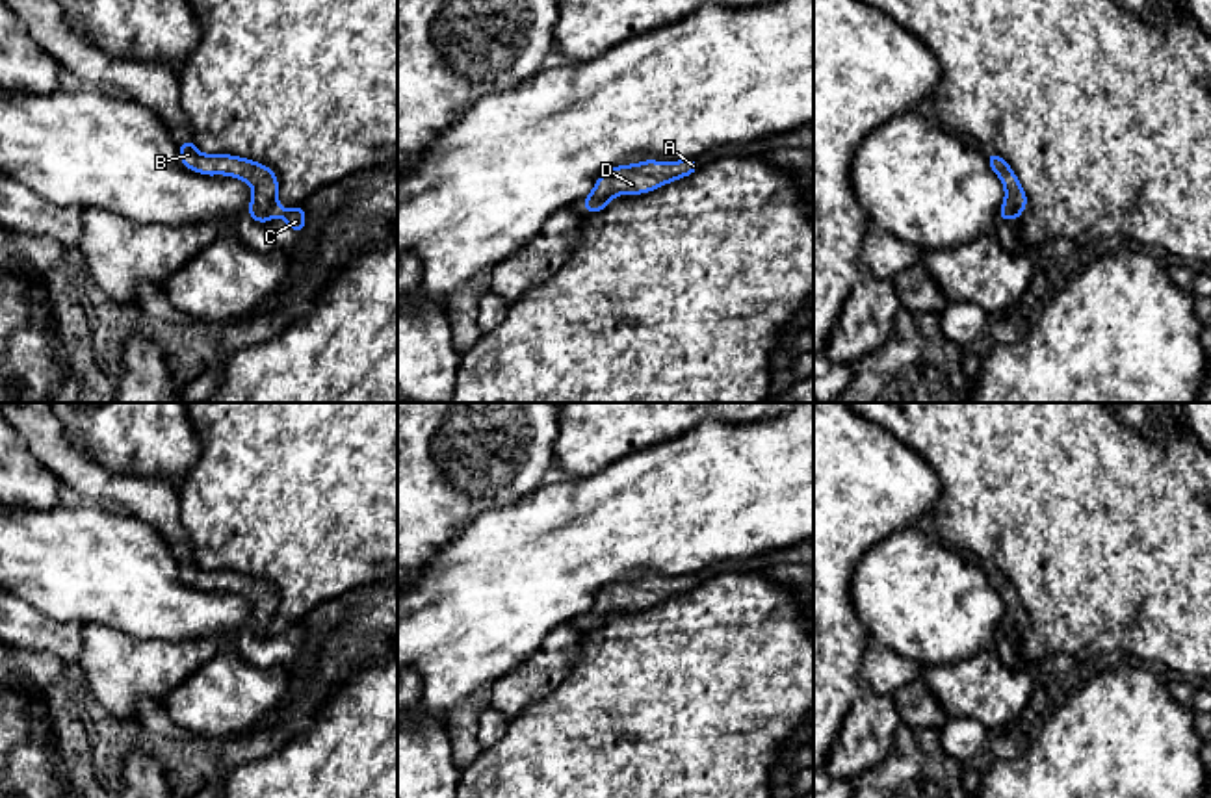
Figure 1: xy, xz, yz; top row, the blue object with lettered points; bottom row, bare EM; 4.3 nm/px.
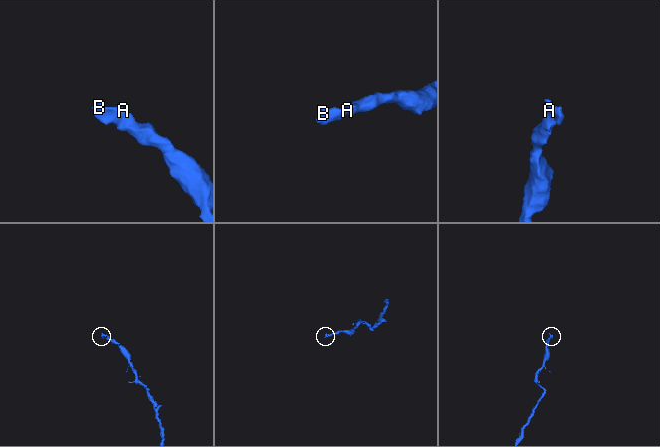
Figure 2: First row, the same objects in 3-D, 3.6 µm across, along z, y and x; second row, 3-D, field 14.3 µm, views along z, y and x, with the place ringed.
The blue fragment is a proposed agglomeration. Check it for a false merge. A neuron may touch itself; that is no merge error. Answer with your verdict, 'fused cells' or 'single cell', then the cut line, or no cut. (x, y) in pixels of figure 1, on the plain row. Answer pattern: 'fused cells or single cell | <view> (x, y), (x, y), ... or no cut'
single cell | no cut

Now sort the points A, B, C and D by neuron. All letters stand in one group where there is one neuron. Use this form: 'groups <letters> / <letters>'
groups A B C D

